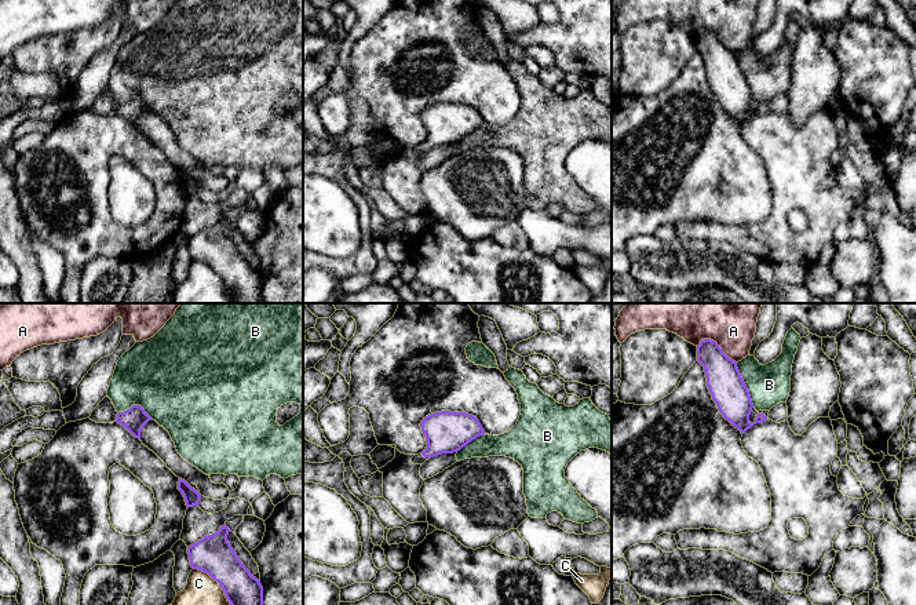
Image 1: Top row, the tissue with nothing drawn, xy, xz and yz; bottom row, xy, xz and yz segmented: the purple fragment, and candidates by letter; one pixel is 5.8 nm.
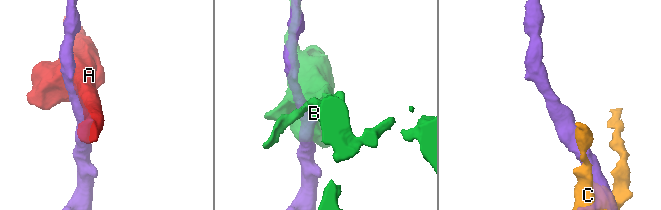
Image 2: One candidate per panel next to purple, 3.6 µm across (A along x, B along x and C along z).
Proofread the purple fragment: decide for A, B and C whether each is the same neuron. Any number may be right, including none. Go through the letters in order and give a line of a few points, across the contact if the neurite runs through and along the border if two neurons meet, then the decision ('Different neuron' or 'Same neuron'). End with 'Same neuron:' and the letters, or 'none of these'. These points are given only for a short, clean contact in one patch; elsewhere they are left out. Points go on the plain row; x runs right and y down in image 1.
A: Different neuron
B: Different neuron
C: Different neuron
Same neuron: none of these

